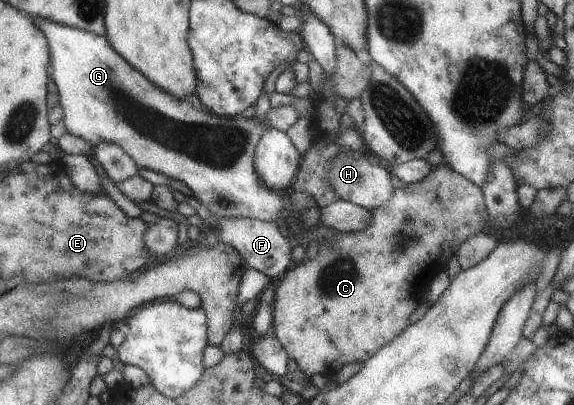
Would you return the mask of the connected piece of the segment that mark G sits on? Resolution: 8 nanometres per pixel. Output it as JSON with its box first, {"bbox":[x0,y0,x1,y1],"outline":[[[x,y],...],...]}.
{"bbox":[33,18,297,222],"outline":[[[33,18],[37,28],[46,36],[50,52],[49,78],[56,86],[58,104],[63,114],[66,132],[90,142],[93,146],[103,141],[116,144],[131,157],[138,168],[147,168],[164,174],[169,179],[179,180],[189,188],[191,195],[211,216],[245,217],[258,221],[285,222],[281,211],[288,206],[289,196],[268,189],[253,166],[252,156],[259,137],[267,129],[286,130],[297,120],[296,112],[289,104],[269,107],[263,117],[242,117],[241,114],[222,117],[197,110],[190,102],[168,95],[157,88],[148,78],[130,67],[106,41],[87,31],[71,28],[55,21]]]}

